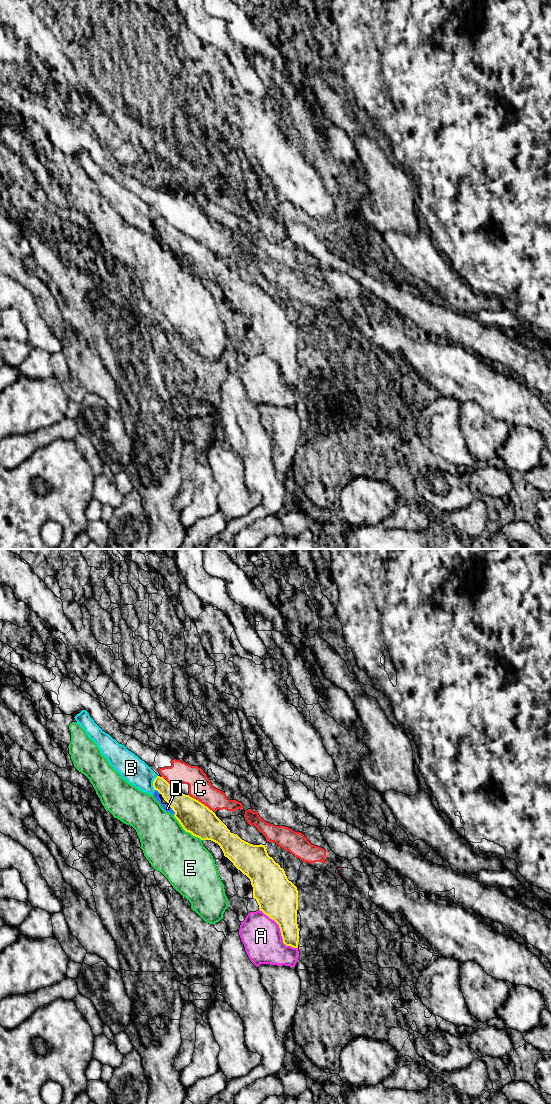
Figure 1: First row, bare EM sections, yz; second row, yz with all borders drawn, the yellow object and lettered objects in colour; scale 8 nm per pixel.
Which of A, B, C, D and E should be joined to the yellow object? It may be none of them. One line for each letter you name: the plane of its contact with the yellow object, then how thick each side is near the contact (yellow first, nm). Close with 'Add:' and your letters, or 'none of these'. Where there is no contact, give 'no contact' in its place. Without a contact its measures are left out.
Add: none of these

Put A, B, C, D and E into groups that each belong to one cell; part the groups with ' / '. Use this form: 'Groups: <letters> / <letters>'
Groups: A / B D / C / E

